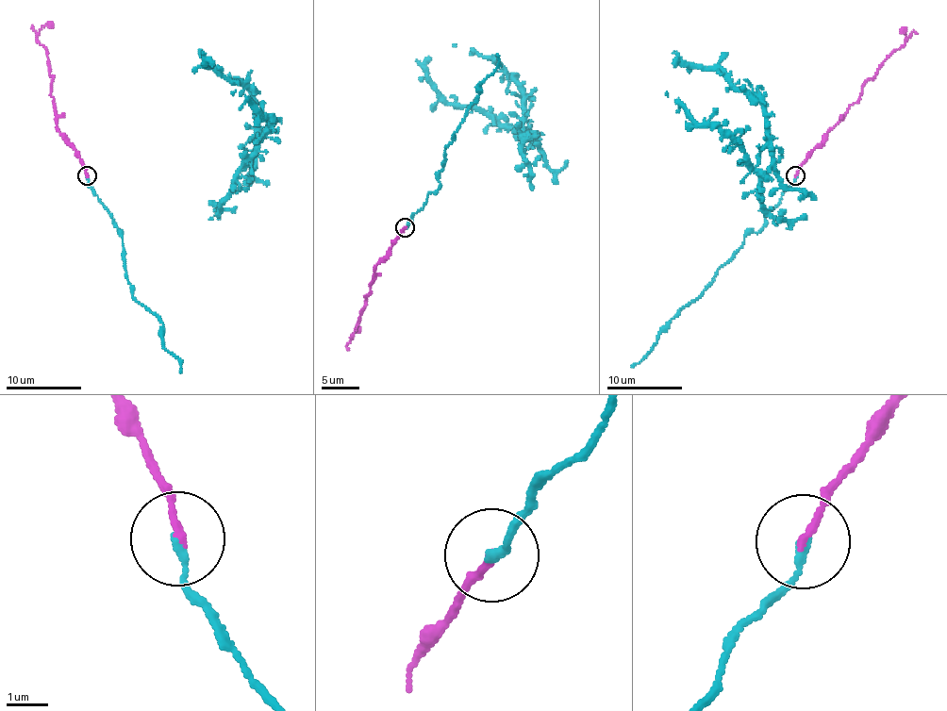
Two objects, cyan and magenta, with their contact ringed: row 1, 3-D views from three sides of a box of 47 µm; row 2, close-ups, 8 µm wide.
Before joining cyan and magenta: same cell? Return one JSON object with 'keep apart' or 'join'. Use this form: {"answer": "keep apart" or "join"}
{"answer": "join"}

